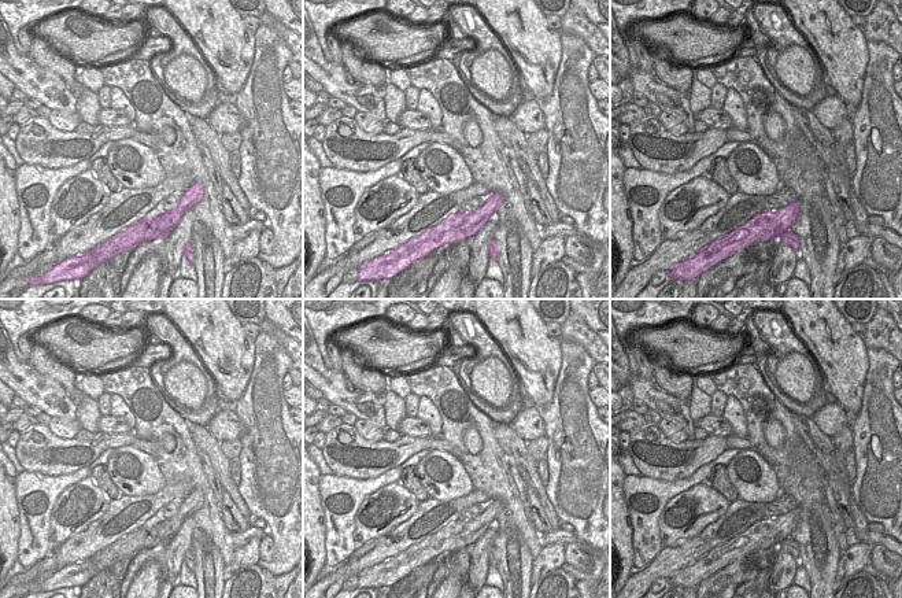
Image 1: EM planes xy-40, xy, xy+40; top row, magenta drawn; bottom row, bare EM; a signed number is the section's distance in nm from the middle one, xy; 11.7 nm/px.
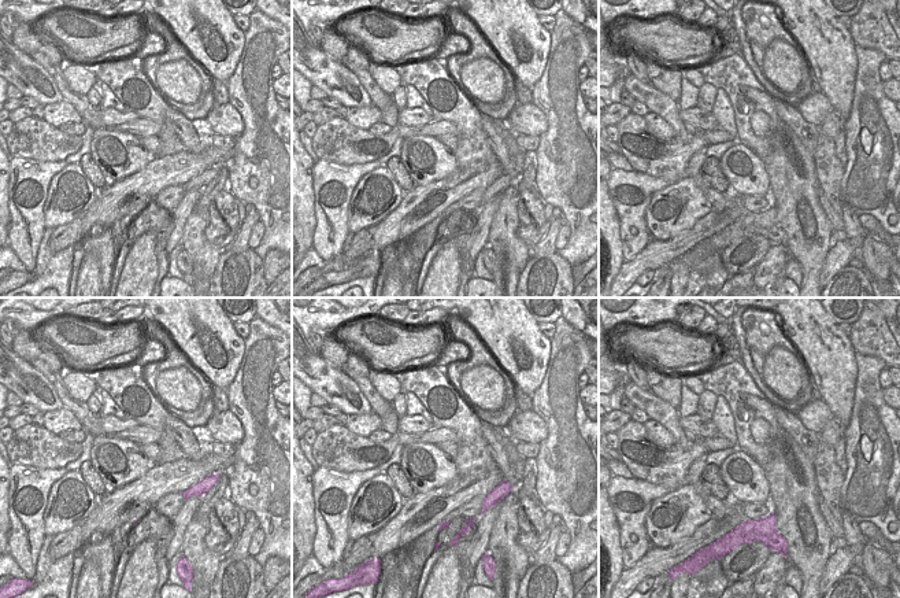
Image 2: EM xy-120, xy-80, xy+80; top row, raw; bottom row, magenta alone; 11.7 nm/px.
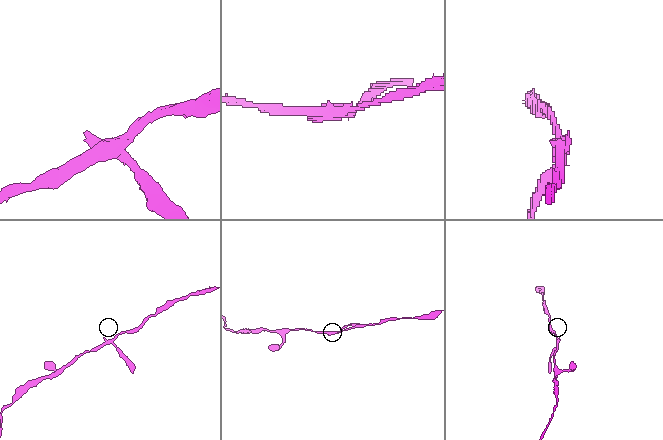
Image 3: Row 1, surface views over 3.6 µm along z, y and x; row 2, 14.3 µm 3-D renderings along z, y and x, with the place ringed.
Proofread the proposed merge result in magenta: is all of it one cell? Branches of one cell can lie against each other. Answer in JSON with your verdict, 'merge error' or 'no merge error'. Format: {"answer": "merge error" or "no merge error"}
{"answer": "merge error"}

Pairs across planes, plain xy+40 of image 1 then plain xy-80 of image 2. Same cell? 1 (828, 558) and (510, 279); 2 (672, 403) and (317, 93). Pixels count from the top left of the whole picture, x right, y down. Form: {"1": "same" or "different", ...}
{"1": "same", "2": "different"}

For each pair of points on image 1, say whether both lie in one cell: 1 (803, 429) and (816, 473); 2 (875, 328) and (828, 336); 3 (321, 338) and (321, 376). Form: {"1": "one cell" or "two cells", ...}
{"1": "two cells", "2": "two cells", "3": "two cells"}

